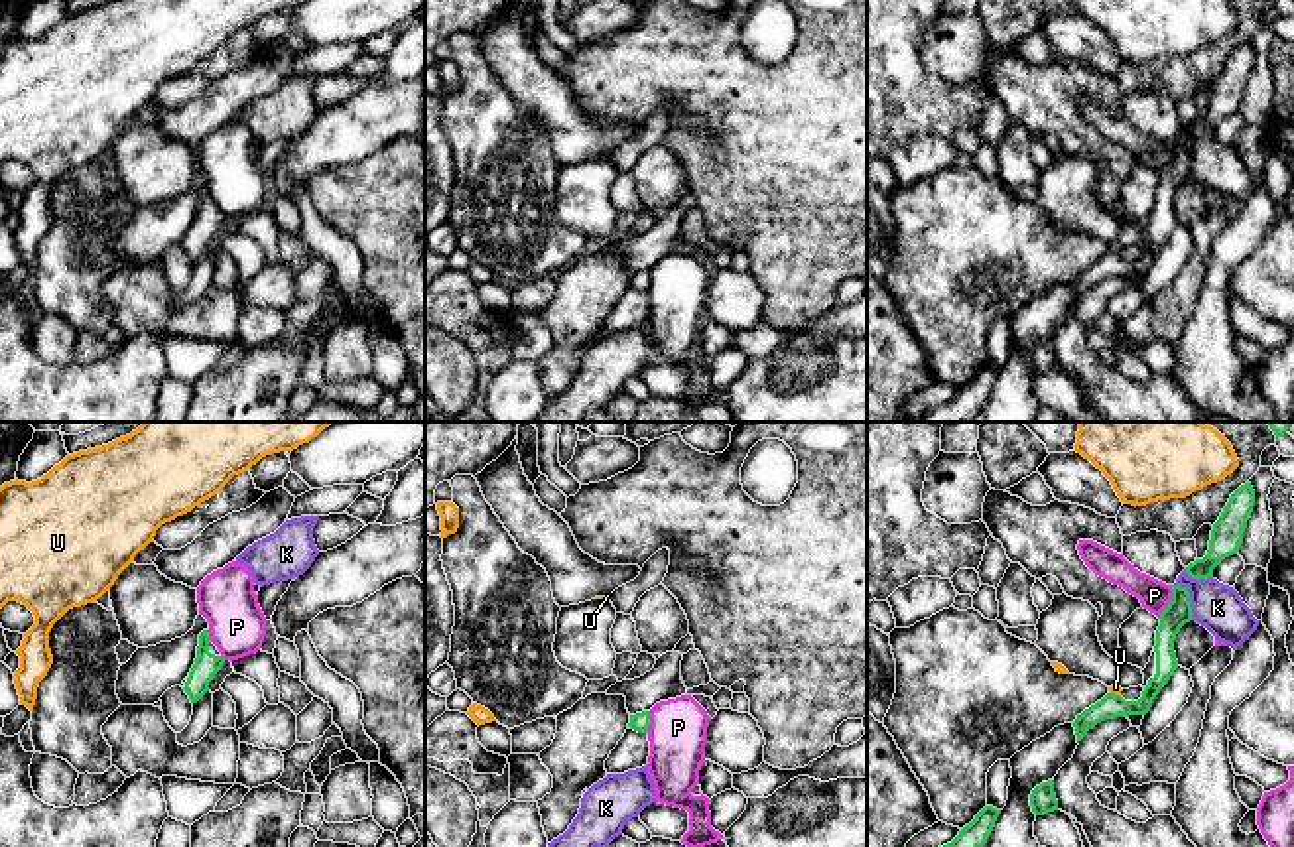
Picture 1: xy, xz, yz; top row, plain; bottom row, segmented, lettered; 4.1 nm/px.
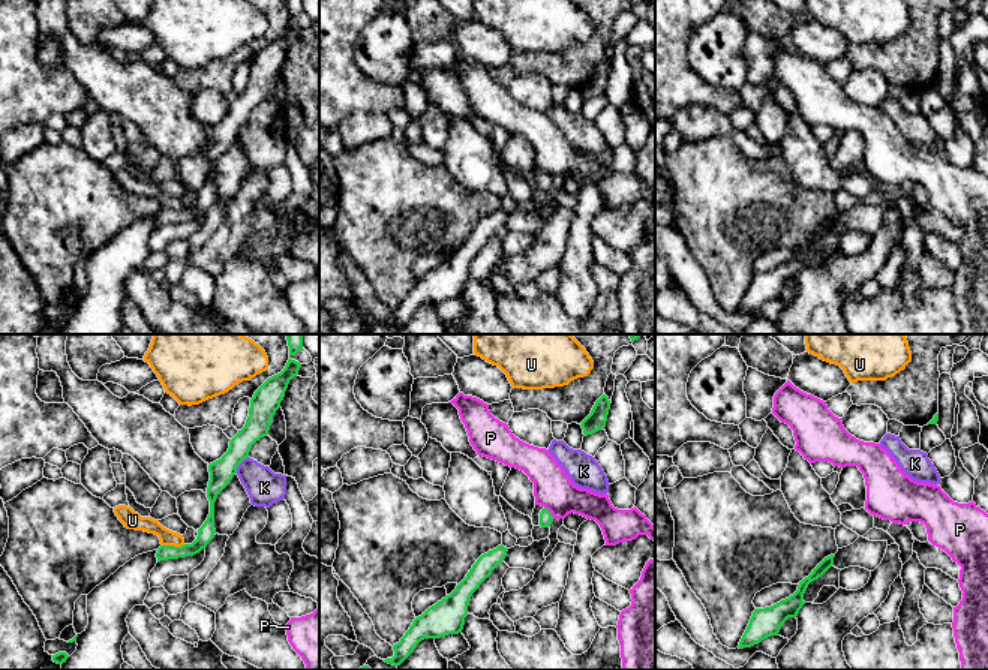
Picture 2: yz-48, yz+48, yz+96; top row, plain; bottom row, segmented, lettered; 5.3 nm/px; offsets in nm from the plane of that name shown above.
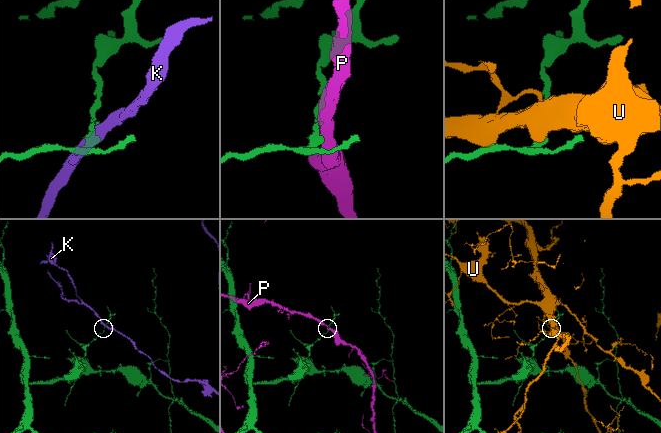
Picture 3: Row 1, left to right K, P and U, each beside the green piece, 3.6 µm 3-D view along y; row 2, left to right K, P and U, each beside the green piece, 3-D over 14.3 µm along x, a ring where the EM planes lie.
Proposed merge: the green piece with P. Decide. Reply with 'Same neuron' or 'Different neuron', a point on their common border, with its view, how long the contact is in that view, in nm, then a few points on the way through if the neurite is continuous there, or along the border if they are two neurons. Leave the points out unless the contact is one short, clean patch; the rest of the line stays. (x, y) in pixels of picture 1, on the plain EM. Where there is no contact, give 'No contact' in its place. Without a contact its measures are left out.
Different neuron. Touches green at yz (1170, 160). Shared border 150 nm. Boundary: yz (1172, 144), (1172, 156), (1159, 176)

